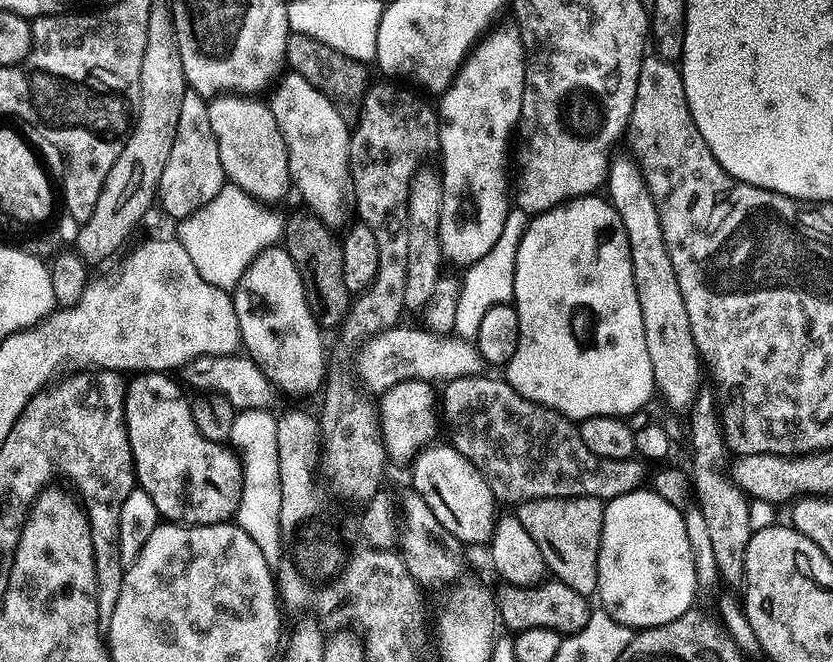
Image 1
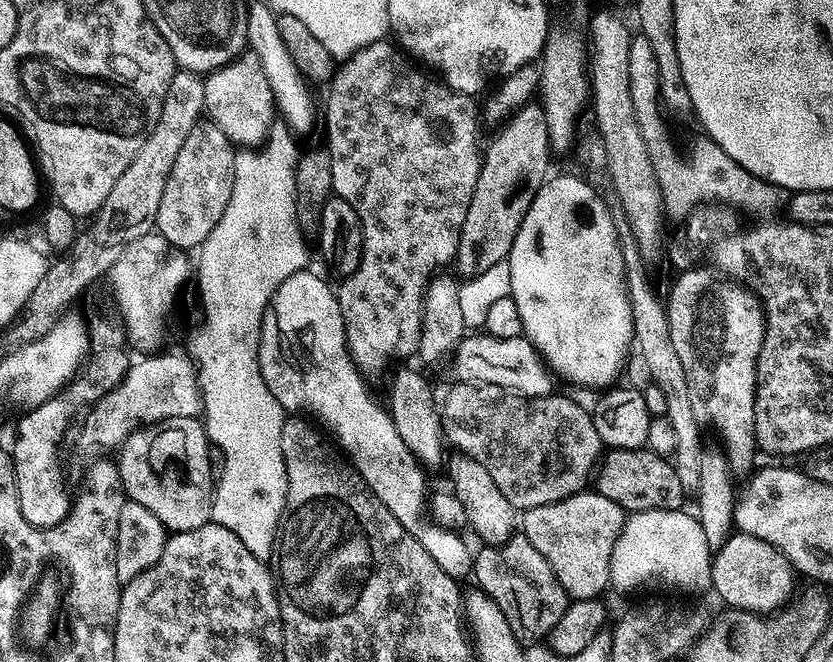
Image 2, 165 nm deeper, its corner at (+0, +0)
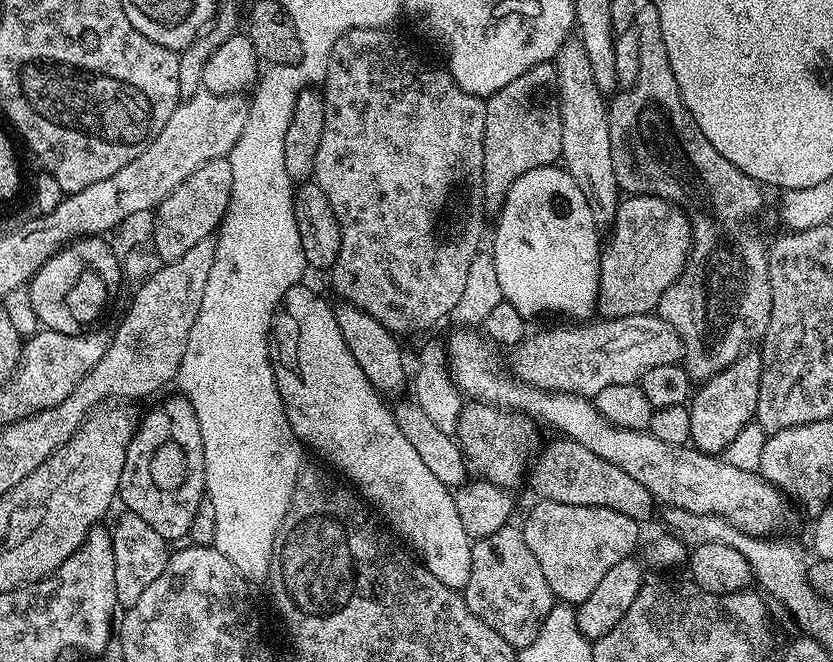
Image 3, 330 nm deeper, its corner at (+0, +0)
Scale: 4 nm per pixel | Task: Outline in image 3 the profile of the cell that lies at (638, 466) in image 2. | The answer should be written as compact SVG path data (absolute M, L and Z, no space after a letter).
M555 438L543 445L542 451L535 457L530 468L530 484L540 500L562 502L566 506L598 506L618 510L637 522L645 522L652 516L654 501L652 494L642 482L630 478L626 470L598 458L591 450L586 450L578 442L567 438Z

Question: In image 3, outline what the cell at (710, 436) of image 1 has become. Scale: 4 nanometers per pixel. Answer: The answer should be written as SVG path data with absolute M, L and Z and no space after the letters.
M644 2L637 7L634 27L638 34L638 78L634 78L634 82L627 85L623 90L617 91L608 104L610 154L614 154L614 174L621 193L657 196L663 200L669 200L671 204L677 204L678 207L684 209L690 217L692 250L688 254L688 261L684 263L684 269L679 278L669 286L666 294L662 294L662 298L656 303L655 311L666 323L674 326L678 338L684 343L682 363L684 369L688 371L688 376L693 382L703 382L710 379L714 374L726 370L726 366L733 364L739 356L743 356L753 346L759 345L770 326L772 291L770 290L770 270L768 269L769 245L767 243L763 244L760 241L759 234L748 225L748 216L759 212L760 207L764 204L764 196L760 193L762 191L761 185L757 181L751 180L742 170L738 170L738 166L734 166L726 158L722 158L722 154L718 154L718 150L714 150L714 146L710 146L710 138L706 138L706 134L702 134L698 122L694 122L694 118L678 90L674 70L670 70L670 54L666 54L666 38L662 34L662 22L658 18L658 10L652 3Z

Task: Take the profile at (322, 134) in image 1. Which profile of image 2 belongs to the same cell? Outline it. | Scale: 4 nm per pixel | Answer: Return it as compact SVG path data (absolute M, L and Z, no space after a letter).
M267 3L252 4L248 9L248 44L256 53L258 62L262 62L262 70L266 74L266 82L270 82L270 90L276 99L276 111L279 119L292 129L293 133L308 132L318 124L318 104L312 101L309 81L294 64L290 50L286 50L286 42L282 42L282 34L278 34L277 13Z

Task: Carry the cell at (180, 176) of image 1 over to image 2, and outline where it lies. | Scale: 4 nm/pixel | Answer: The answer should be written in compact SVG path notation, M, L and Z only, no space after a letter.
M201 122L190 130L178 158L174 158L174 170L166 178L166 190L162 190L162 206L158 206L155 231L166 242L185 250L199 249L204 239L218 226L218 218L230 202L230 190L234 190L234 162L237 149L211 122Z

